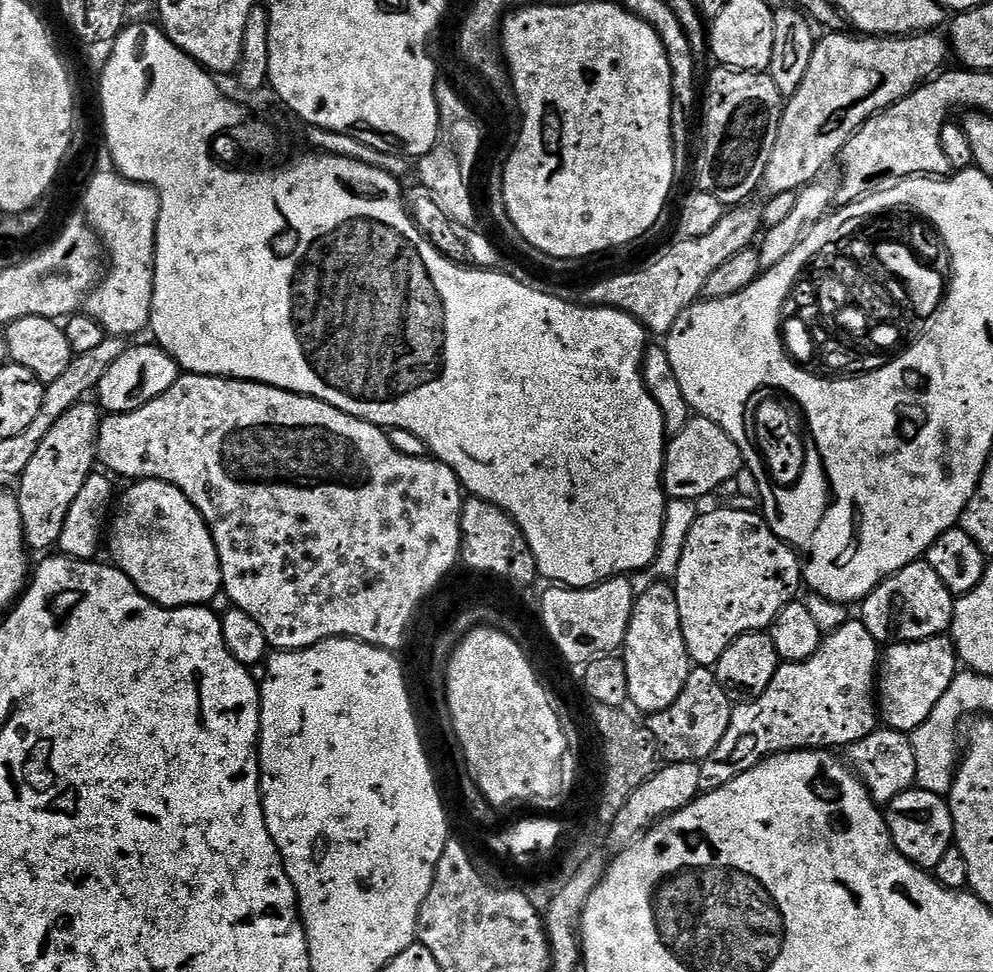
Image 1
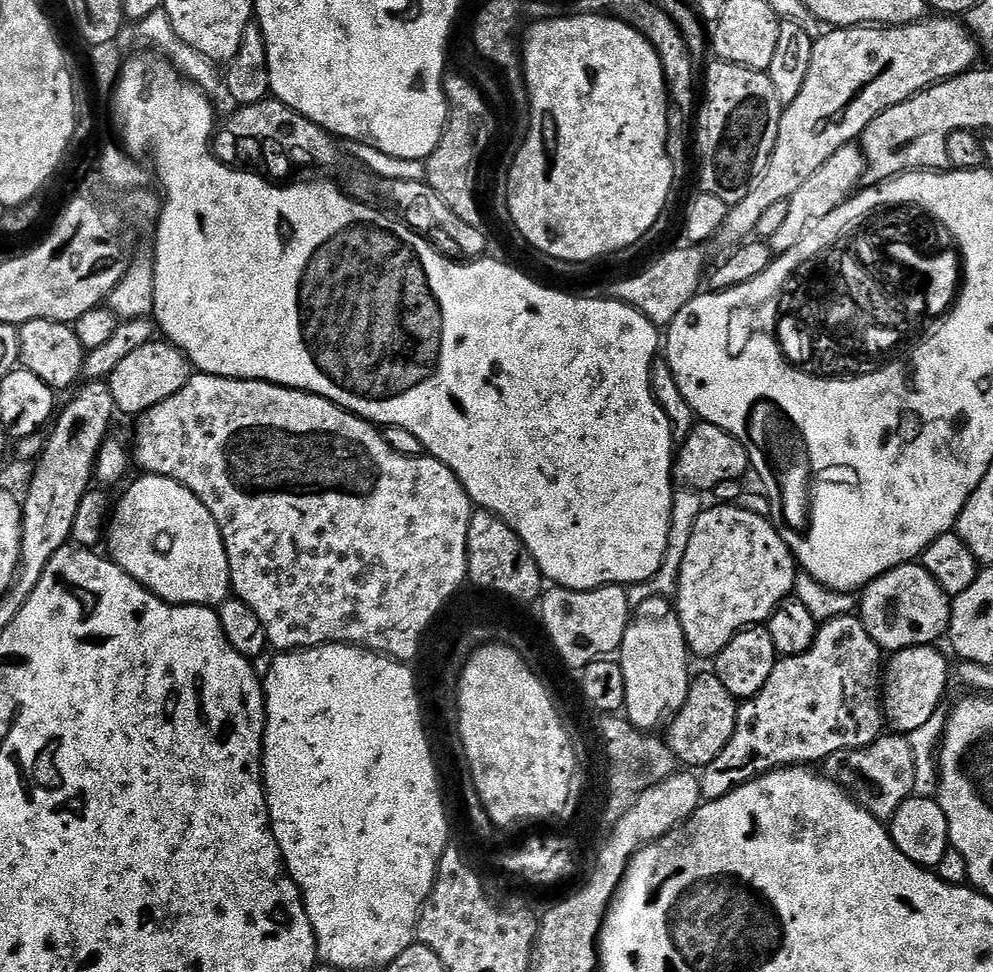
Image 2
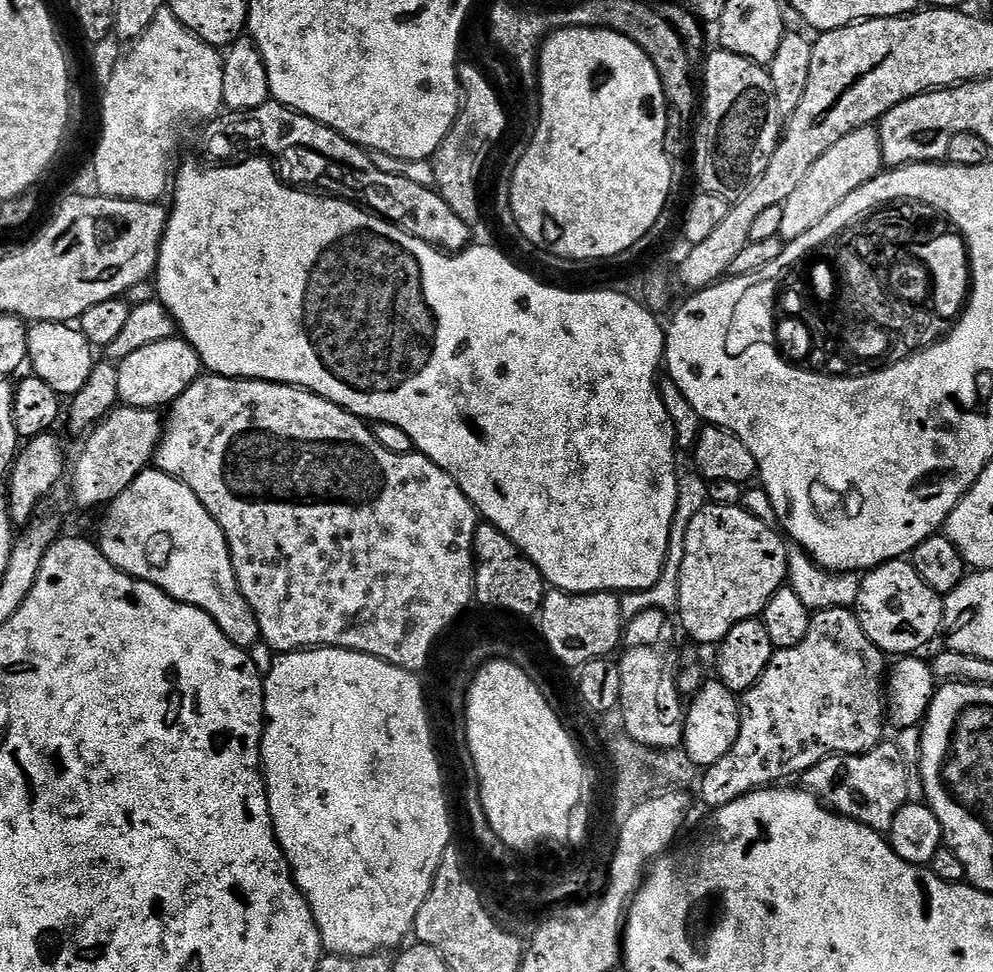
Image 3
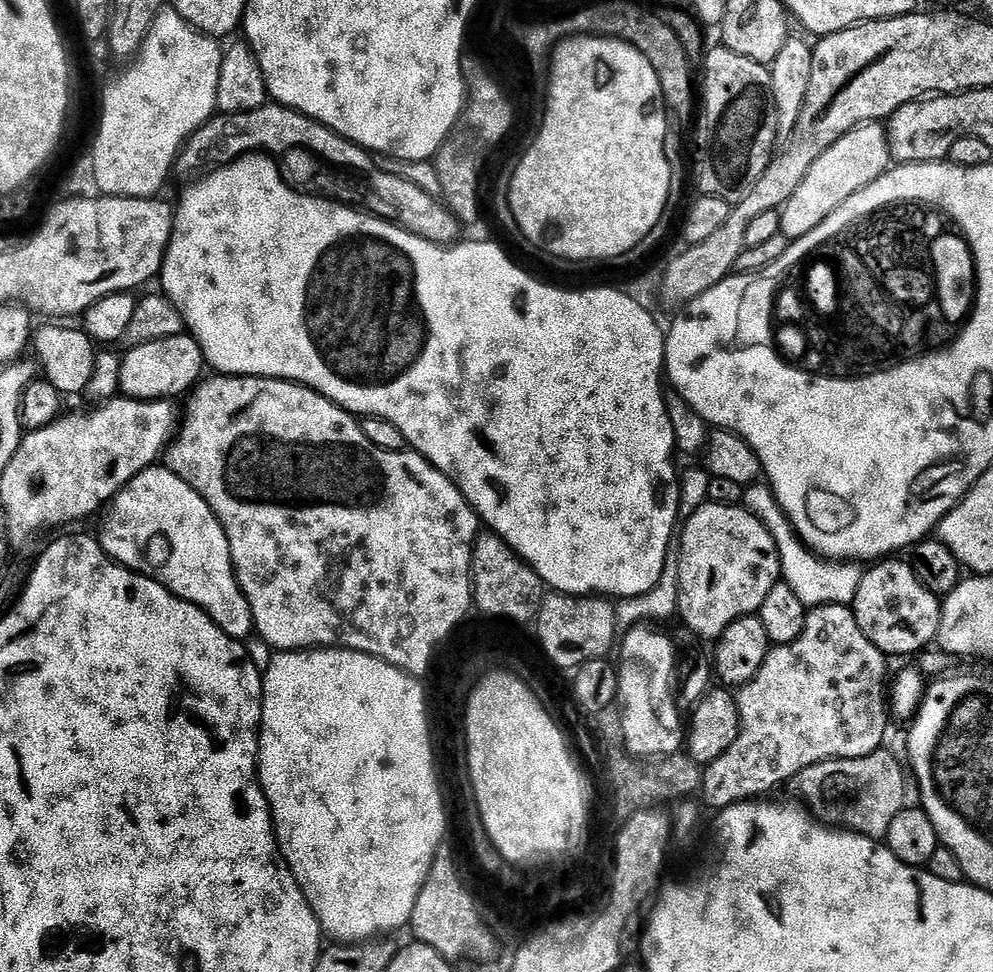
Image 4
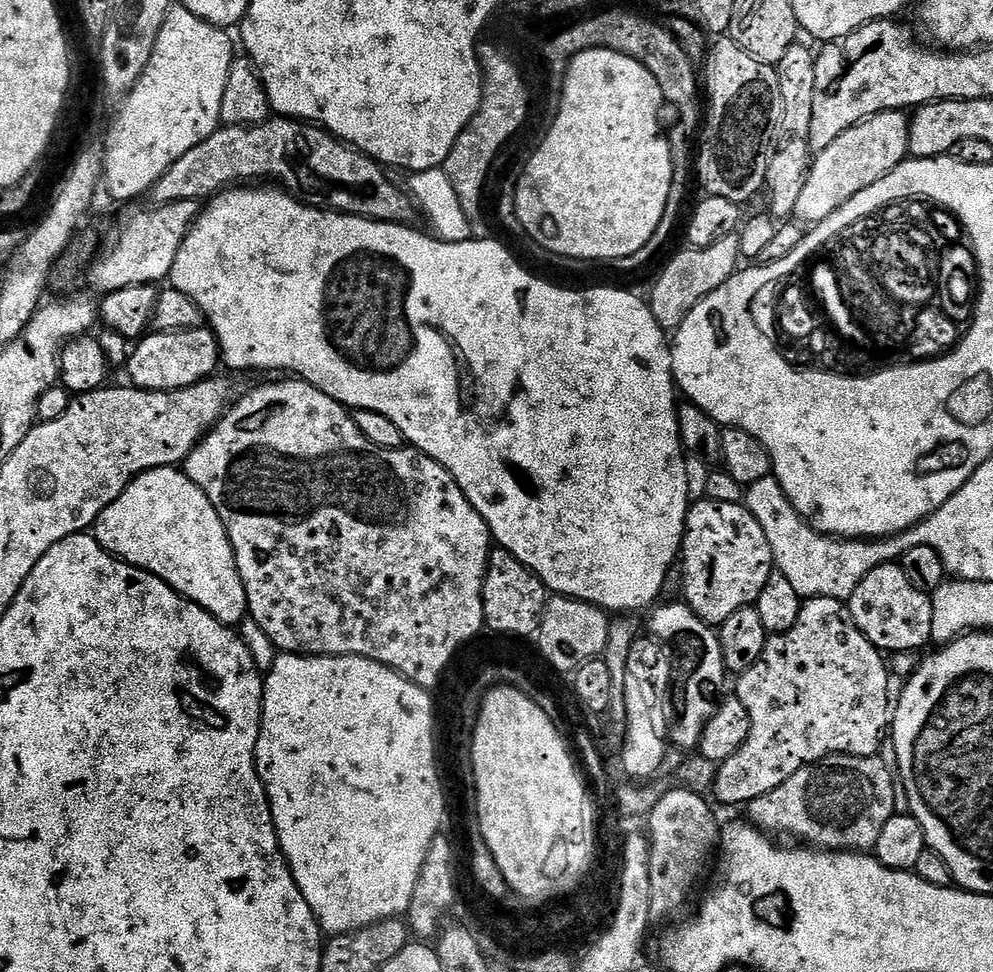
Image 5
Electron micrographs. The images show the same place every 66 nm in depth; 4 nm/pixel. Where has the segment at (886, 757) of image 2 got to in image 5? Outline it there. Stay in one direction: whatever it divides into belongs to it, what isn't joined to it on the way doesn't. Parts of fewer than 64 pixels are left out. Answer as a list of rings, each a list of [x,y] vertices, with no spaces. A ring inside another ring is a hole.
[[[879,755],[875,756],[827,756],[824,760],[819,760],[816,764],[808,764],[803,768],[802,770],[798,770],[798,774],[794,774],[790,778],[786,778],[786,782],[782,782],[782,786],[778,786],[774,790],[770,790],[770,794],[762,794],[762,798],[754,798],[751,800],[749,804],[746,806],[746,812],[748,812],[747,819],[751,821],[755,827],[759,828],[761,832],[765,834],[771,834],[773,837],[776,836],[797,836],[797,841],[803,842],[805,845],[811,846],[817,850],[827,850],[830,852],[868,852],[869,850],[875,849],[876,843],[878,842],[879,836],[882,835],[882,826],[886,826],[886,822],[890,822],[890,818],[894,815],[897,815],[898,808],[896,808],[896,790],[898,794],[898,780],[895,780],[894,777],[892,777],[893,769],[890,767],[888,769],[888,764],[884,760],[880,760],[881,757]]]

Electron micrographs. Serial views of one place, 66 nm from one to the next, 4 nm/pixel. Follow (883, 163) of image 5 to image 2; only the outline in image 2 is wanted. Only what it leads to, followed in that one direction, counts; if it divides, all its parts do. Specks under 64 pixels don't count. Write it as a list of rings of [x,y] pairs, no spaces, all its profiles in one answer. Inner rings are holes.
[[[855,143],[834,150],[834,155],[787,200],[786,219],[778,234],[770,237],[773,253],[791,250],[804,235],[814,230],[814,226],[818,226],[818,222],[822,222],[822,218],[826,218],[826,214],[830,214],[830,210],[838,210],[838,206],[861,187],[865,171],[864,153]]]

